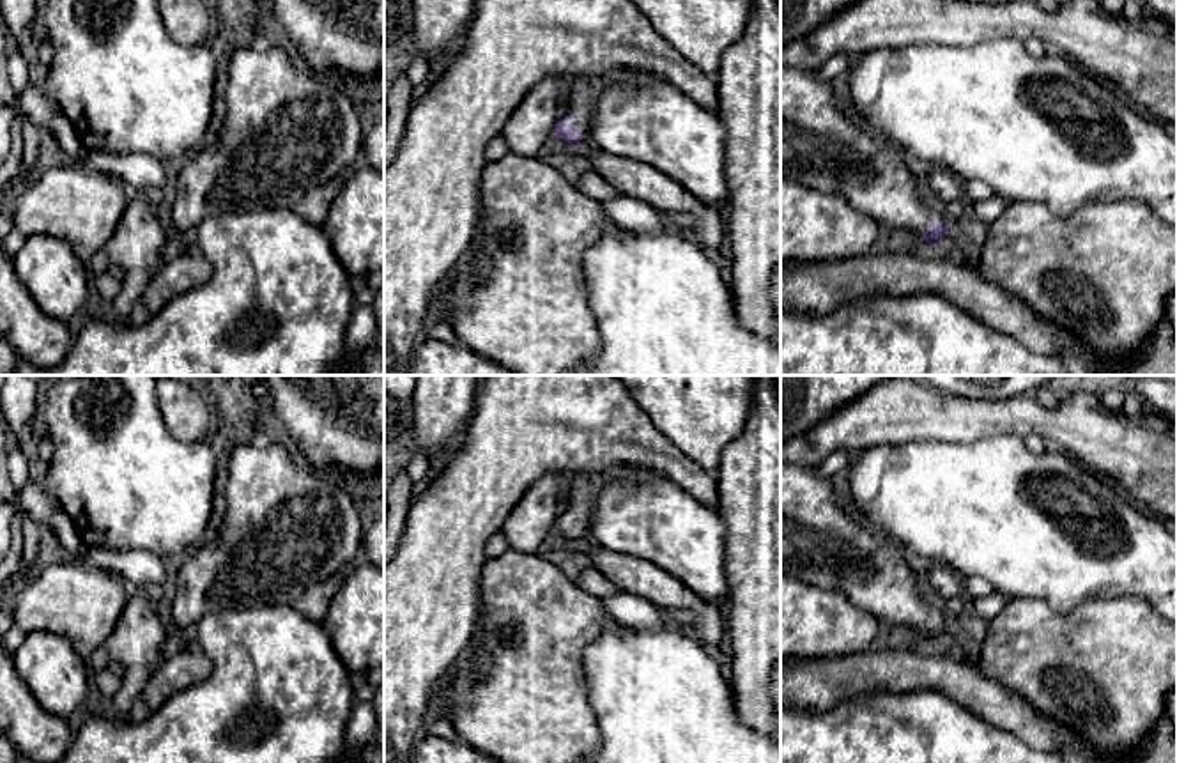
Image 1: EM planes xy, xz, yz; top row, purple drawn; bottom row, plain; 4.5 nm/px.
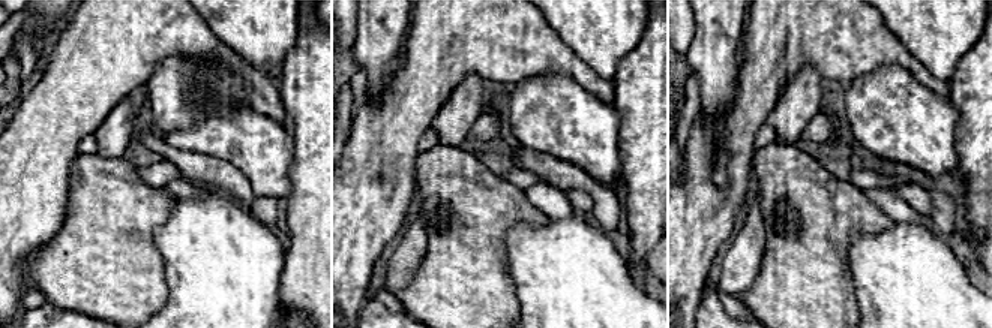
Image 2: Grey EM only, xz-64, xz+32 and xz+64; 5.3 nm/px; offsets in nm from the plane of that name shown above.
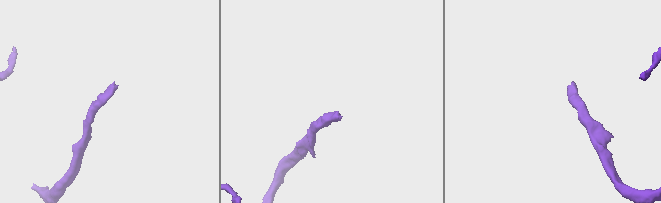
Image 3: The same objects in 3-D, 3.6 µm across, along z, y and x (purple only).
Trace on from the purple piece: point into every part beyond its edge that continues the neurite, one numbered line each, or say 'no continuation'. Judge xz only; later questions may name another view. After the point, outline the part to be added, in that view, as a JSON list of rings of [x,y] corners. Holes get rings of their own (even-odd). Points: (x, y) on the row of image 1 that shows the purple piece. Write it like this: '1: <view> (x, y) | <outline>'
1: xz (581, 94) | [[[612,69],[604,74],[577,76],[565,81],[563,101],[568,106],[566,115],[572,119],[572,126],[582,131],[581,145],[588,133],[593,131],[596,104],[602,92],[612,83],[630,83],[639,87],[651,83],[658,78],[650,71],[637,69]]]

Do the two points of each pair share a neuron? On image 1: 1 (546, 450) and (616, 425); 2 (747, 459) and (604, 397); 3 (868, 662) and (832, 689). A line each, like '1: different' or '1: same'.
1: same
2: different
3: same

